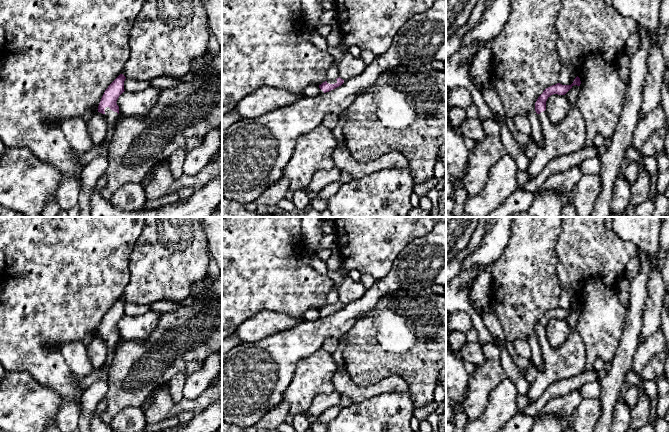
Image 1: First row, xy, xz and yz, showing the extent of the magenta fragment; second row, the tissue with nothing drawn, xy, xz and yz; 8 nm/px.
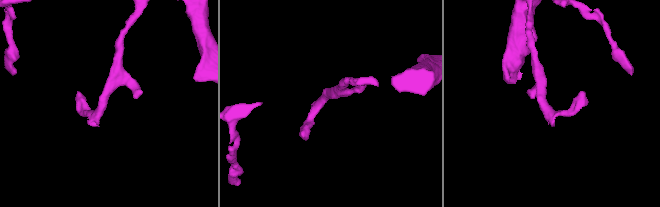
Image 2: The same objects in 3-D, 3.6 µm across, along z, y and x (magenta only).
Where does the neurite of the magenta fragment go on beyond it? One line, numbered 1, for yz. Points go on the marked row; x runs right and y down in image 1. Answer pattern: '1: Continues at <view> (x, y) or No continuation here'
1: Continues at yz (568, 136)

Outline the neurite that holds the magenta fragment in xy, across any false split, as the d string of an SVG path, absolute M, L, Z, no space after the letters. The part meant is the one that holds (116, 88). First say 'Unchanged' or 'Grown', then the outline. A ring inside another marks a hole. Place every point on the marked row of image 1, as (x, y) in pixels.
Grown. M120 74L105 90L98 106L98 112L102 113L107 120L105 141L110 141L114 134L115 121L119 116L117 100L125 91L124 81L126 77Z

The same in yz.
Grown. M577 76L571 85L557 83L546 88L538 97L535 111L541 125L543 145L538 146L535 157L529 162L530 180L536 178L552 159L576 152L584 146L585 121L577 106L580 84ZM553 94L565 95L571 105L566 118L558 124L553 124L546 112L546 101Z

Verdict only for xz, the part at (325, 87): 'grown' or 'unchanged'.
grown

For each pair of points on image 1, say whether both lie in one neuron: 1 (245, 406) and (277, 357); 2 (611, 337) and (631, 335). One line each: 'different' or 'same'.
1: same
2: different

